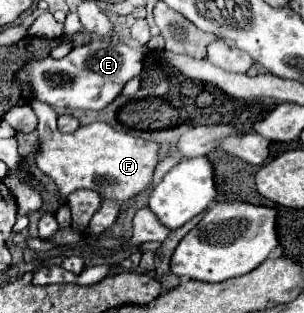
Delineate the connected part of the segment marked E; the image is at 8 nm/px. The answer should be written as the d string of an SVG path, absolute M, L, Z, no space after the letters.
M94 40L86 46L74 48L64 58L32 58L18 70L18 80L26 82L36 100L52 108L78 108L78 110L104 110L116 100L124 84L140 74L144 68L144 50L130 48L112 40Z

